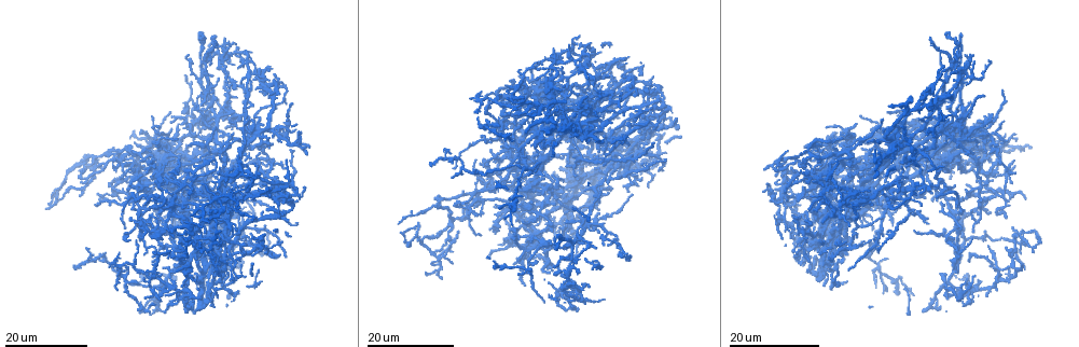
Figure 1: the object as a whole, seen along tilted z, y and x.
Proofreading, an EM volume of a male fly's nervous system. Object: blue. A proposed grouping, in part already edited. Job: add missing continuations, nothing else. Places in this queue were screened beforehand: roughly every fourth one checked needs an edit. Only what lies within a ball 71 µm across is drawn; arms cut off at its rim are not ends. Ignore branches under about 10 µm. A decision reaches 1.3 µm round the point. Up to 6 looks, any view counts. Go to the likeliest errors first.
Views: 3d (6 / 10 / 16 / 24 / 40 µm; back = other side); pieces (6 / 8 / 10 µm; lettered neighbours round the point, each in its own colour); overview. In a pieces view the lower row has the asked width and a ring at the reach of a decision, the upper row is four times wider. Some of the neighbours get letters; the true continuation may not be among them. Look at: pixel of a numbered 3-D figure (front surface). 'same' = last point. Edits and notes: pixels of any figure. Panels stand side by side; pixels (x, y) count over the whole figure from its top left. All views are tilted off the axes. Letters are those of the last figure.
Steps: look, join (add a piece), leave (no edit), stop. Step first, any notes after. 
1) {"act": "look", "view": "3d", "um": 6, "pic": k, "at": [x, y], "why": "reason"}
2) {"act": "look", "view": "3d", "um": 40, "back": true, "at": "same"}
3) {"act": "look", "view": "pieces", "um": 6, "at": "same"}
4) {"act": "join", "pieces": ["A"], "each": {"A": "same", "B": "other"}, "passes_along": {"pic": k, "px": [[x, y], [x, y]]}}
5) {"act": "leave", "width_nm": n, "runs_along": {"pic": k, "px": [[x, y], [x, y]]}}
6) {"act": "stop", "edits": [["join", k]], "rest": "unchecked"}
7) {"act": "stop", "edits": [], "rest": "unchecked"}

{"act": "look", "view": "3d", "um": 16, "pic": 1, "at": [194, 107], "why": "branch stops here"}

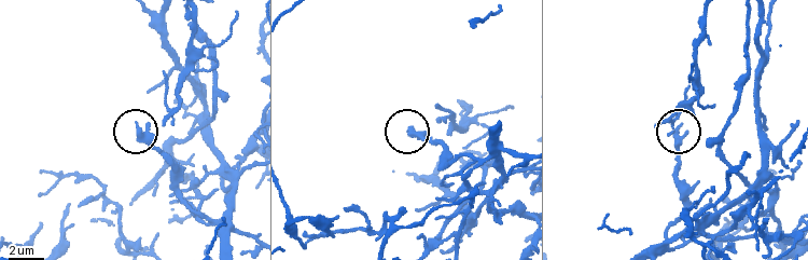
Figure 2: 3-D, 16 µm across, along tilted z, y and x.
{"act": "look", "view": "pieces", "um": 6, "pic": 2, "at": [136, 127]}

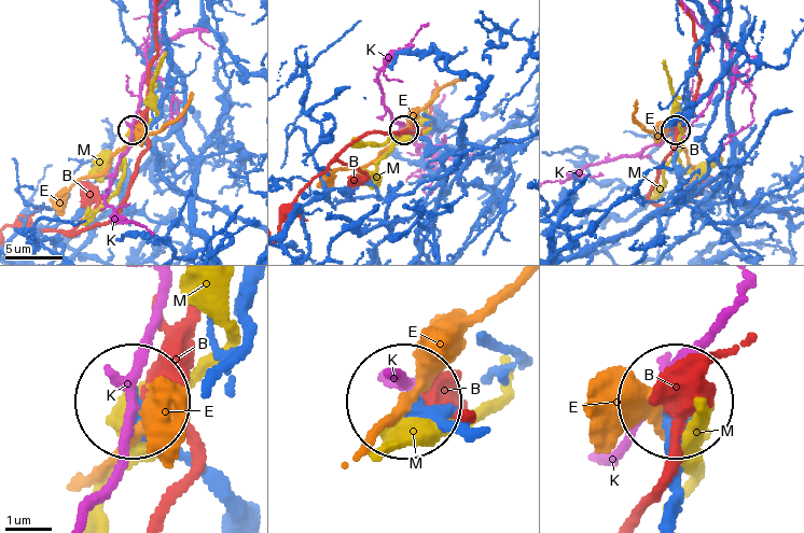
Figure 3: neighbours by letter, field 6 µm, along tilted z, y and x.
{"act": "leave", "each": {"B": "other", "E": "other", "K": "other", "M": "other"}, "runs_along": {"pic": 3, "px": [[673, 514], [676, 404]]}, "found": "no lettered piece goes on from it"}

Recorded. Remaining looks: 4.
{"act": "look", "view": "3d", "um": 24, "pic": 1, "at": [258, 146]}

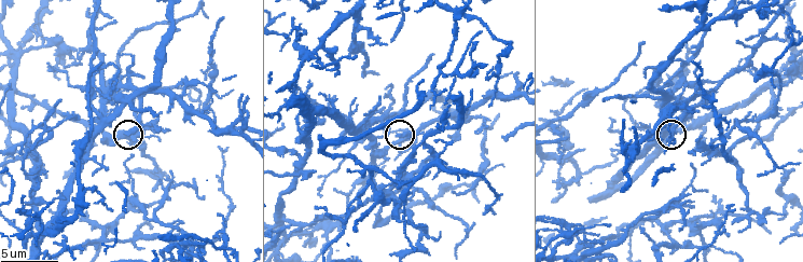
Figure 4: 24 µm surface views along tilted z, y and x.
{"act": "look", "view": "3d", "um": 10, "pic": 4, "at": [125, 133], "why": "zoom in"}

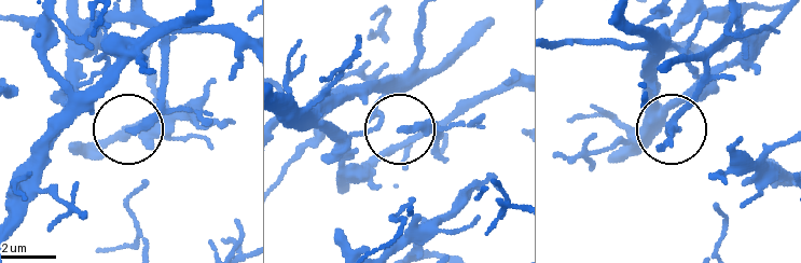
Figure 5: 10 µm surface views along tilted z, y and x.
{"act": "look", "view": "pieces", "um": 6, "pic": 5, "at": [403, 127]}

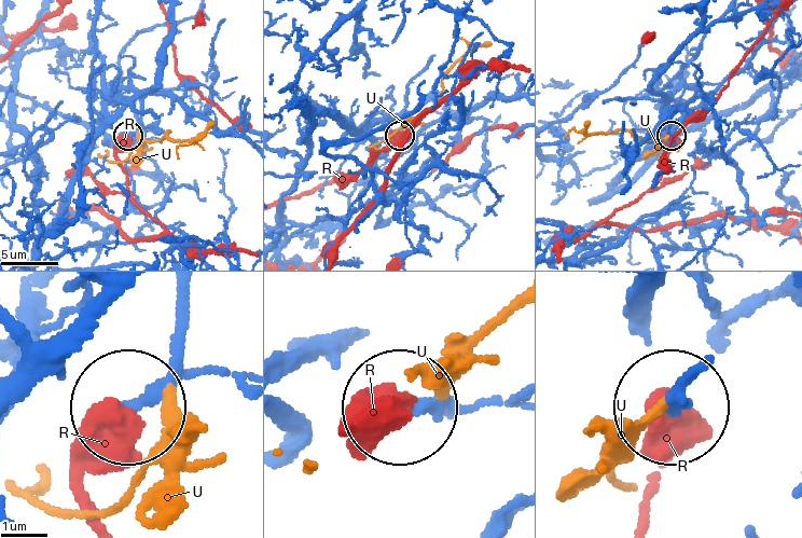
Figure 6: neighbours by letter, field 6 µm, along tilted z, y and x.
{"act": "join", "pieces": ["U"], "each": {"R": "other", "U": "same"}, "passes_along": {"pic": 6, "px": [[180, 292], [166, 390], [198, 422]]}, "found": "the cell continues"}

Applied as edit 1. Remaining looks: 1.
{"act": "look", "view": "pieces", "um": 6, "pic": 4, "at": [62, 114], "why": "an open end"}

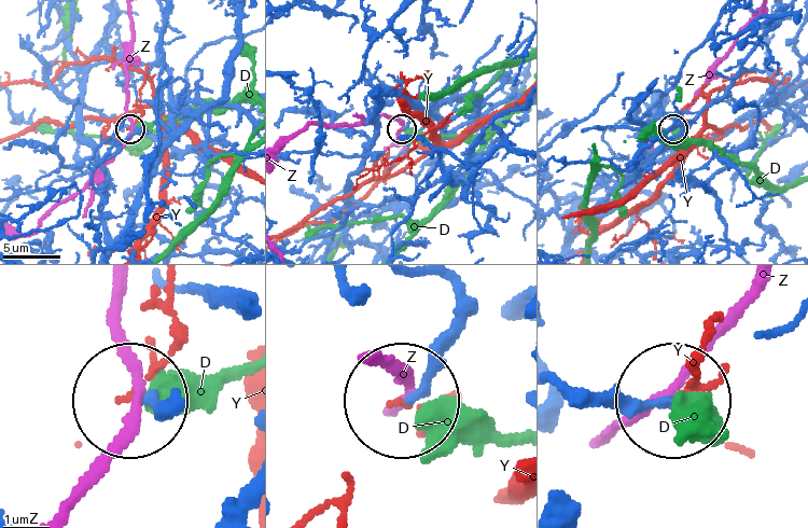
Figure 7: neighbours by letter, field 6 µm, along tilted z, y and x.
{"act": "leave", "width_nm": 180, "each": {"D": "other", "Y": "other", "Z": "other"}, "runs_along": {"pic": 7, "px": [[556, 385], [669, 401]]}, "found": "none of them fits"}

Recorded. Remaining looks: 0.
{"act": "stop", "edits": [["join", 6]], "rest": "unchecked"}

